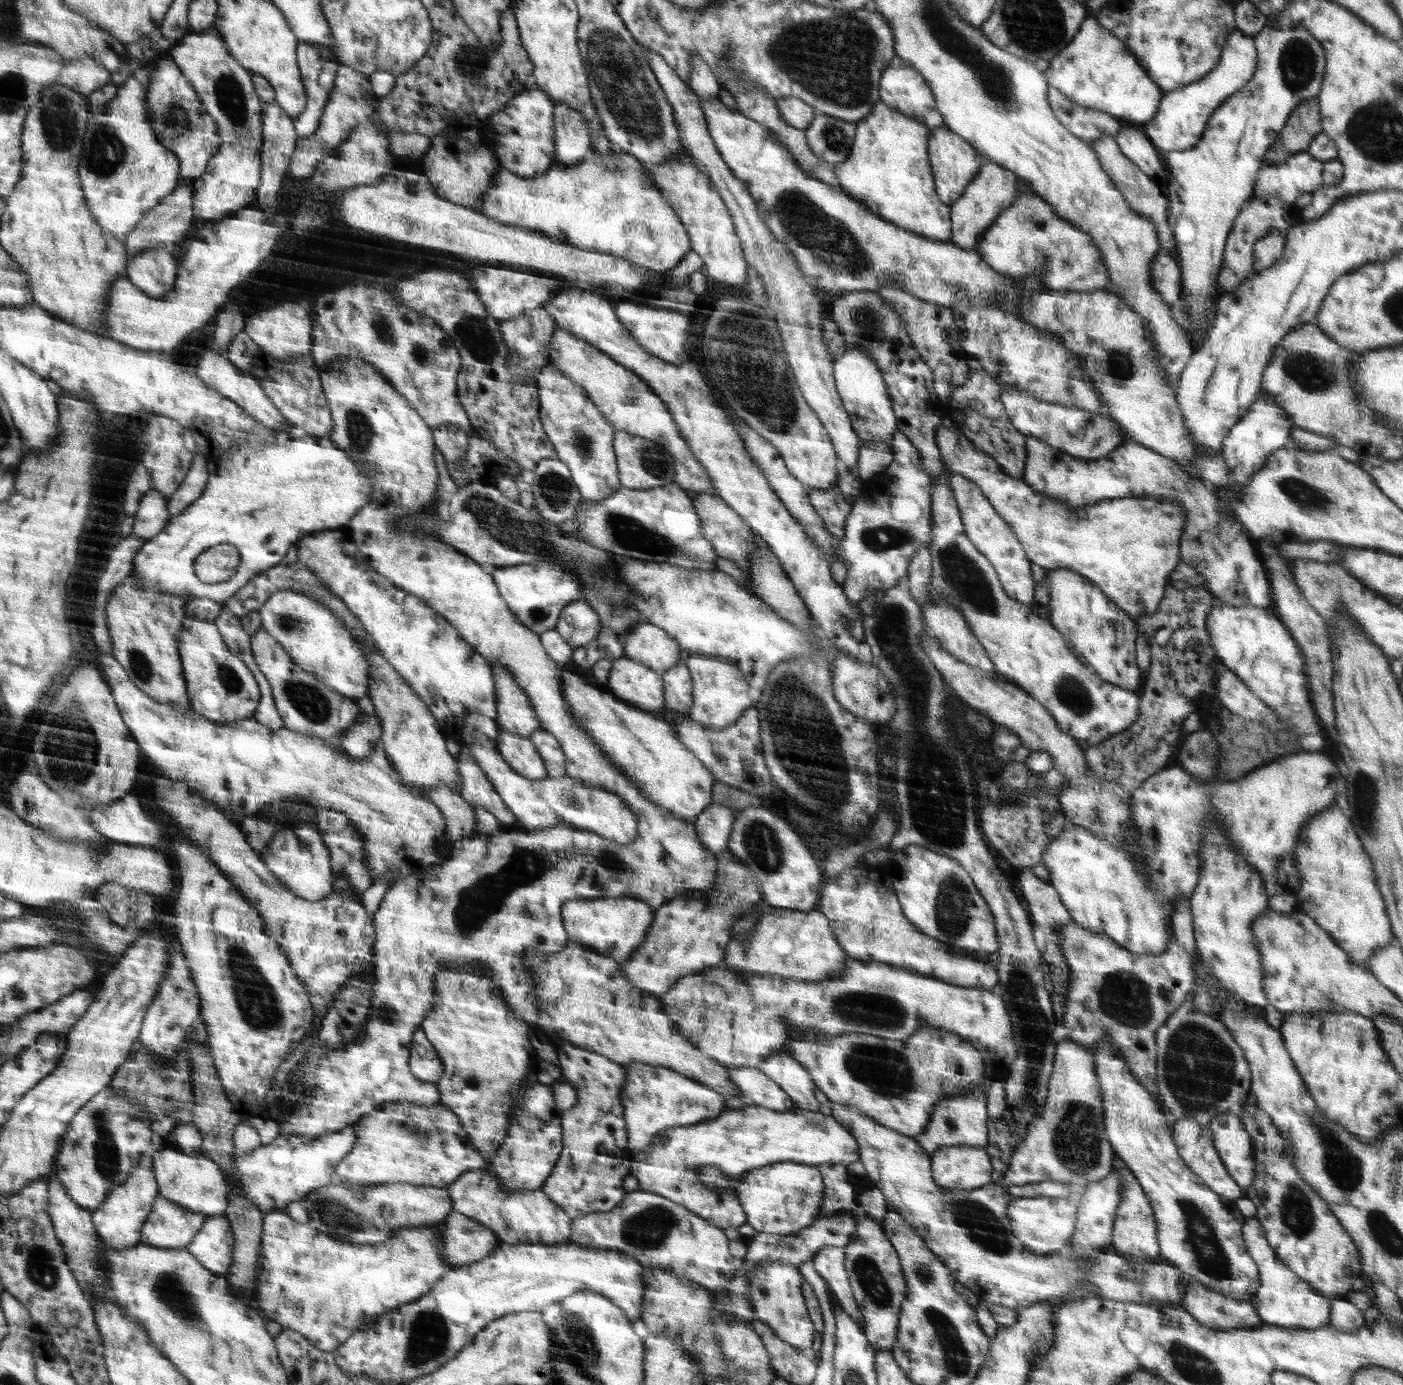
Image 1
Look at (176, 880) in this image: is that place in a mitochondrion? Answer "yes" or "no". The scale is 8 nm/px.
no

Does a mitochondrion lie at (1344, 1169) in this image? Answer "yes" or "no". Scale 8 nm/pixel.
yes

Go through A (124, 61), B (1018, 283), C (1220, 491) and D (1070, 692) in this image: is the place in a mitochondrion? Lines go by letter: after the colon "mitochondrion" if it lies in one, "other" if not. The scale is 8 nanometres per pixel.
A: other
B: other
C: other
D: mitochondrion

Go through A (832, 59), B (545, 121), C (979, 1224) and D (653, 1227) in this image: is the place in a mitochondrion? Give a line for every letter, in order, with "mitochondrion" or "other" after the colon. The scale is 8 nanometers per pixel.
A: mitochondrion
B: other
C: mitochondrion
D: mitochondrion

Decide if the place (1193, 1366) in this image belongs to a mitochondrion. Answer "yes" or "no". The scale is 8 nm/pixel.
yes

